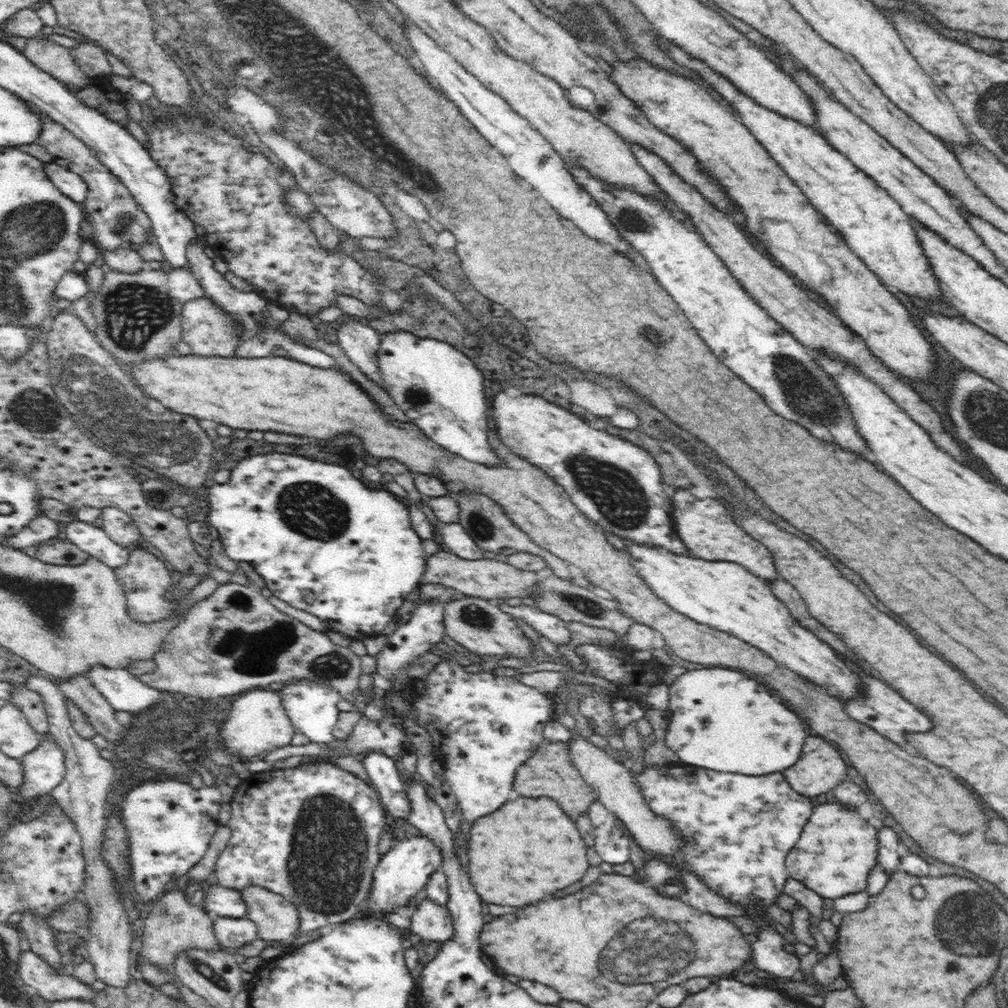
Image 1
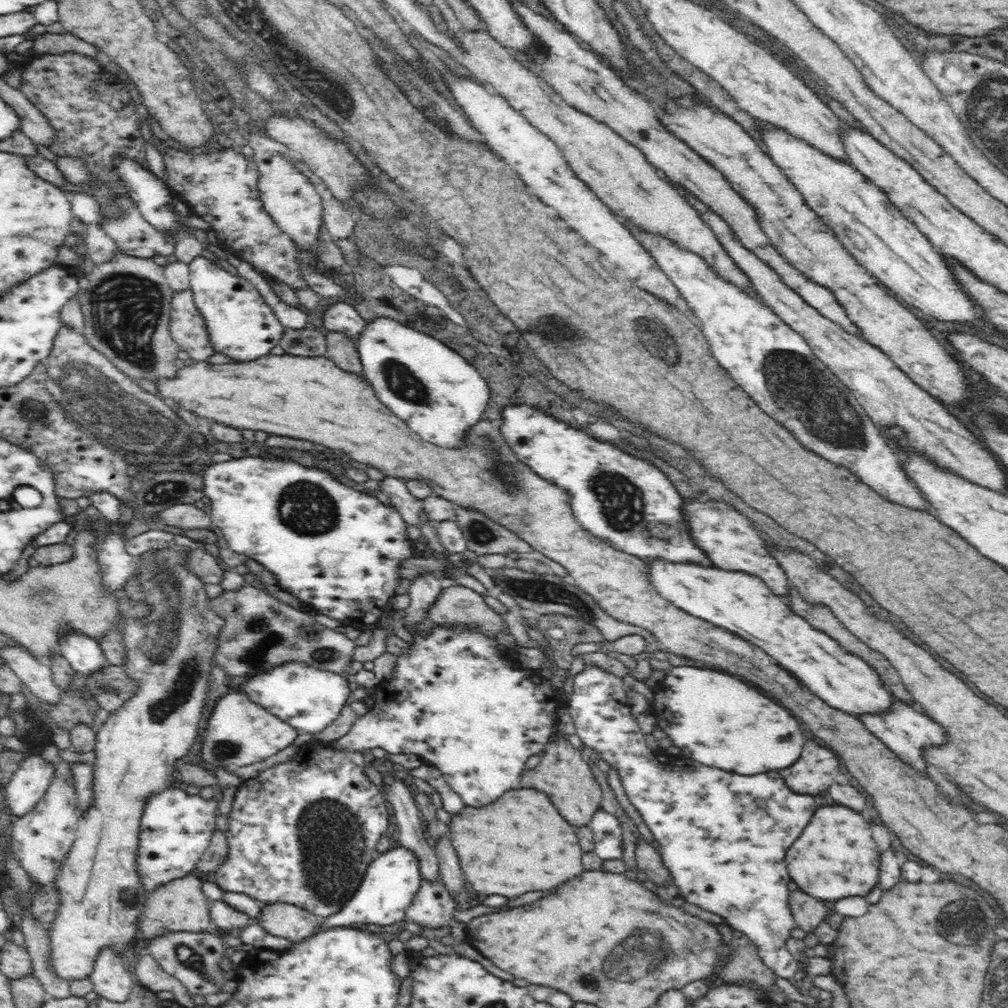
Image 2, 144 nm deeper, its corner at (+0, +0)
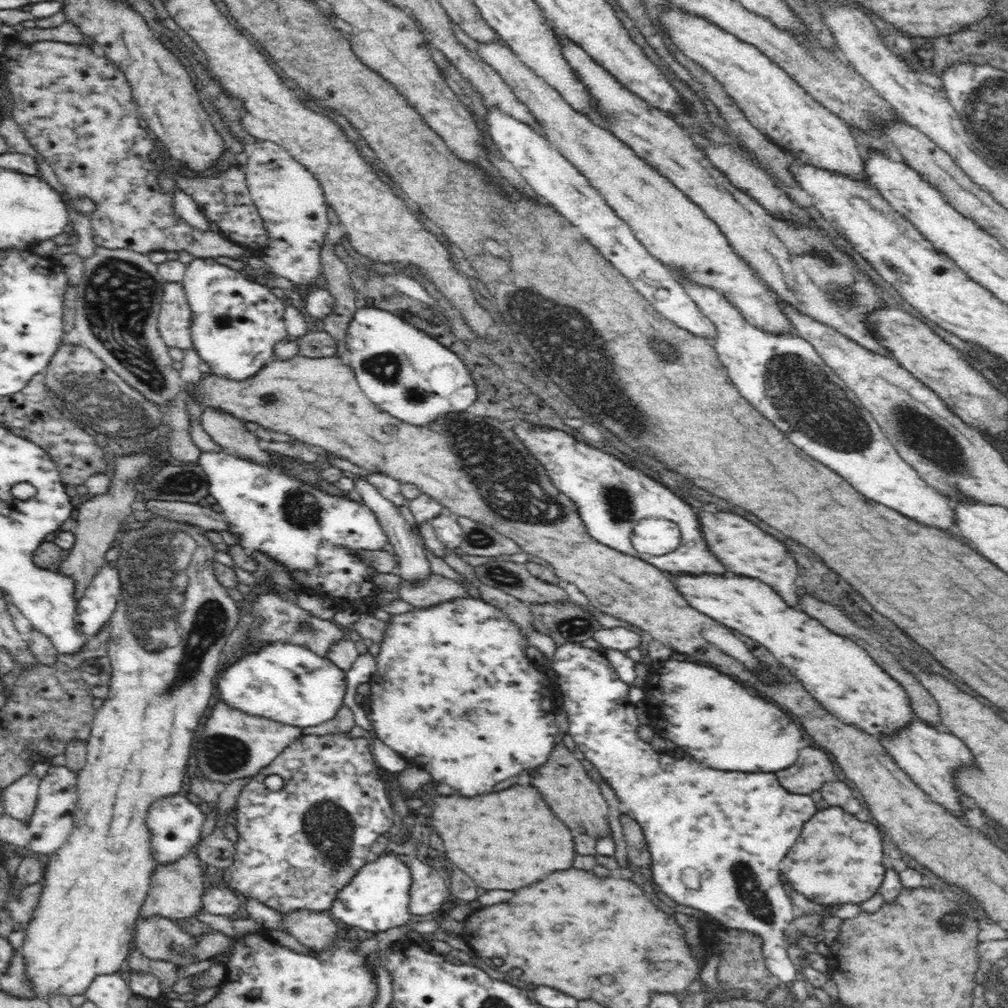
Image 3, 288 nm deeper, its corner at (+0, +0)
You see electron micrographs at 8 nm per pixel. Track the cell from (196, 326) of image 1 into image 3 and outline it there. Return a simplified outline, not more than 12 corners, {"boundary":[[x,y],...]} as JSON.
{"boundary":[[166,282],[158,332],[168,348],[194,350],[182,282]]}

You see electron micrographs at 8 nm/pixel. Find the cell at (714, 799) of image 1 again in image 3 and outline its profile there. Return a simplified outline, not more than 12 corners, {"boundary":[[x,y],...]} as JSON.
{"boundary":[[558,644],[568,734],[674,904],[800,980],[780,860],[818,808],[772,772],[674,760],[608,656]]}

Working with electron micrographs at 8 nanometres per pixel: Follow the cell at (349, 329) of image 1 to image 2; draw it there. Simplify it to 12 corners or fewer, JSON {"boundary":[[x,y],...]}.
{"boundary":[[350,302],[322,310],[330,332],[348,332],[356,342],[366,320]]}

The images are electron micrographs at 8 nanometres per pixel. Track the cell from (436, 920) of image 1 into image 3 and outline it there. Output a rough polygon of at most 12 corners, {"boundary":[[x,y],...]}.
{"boundary":[[406,856],[410,912],[450,908],[442,874]]}

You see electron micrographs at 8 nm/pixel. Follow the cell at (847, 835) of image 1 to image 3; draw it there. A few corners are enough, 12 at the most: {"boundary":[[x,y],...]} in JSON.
{"boundary":[[840,808],[804,824],[780,870],[826,908],[884,880],[882,836]]}

